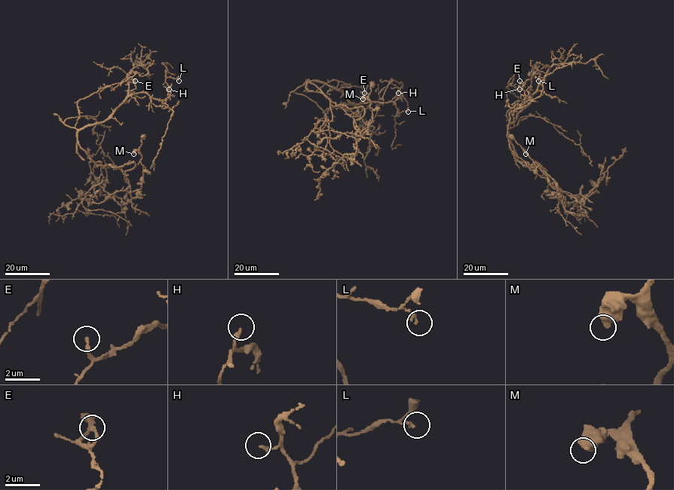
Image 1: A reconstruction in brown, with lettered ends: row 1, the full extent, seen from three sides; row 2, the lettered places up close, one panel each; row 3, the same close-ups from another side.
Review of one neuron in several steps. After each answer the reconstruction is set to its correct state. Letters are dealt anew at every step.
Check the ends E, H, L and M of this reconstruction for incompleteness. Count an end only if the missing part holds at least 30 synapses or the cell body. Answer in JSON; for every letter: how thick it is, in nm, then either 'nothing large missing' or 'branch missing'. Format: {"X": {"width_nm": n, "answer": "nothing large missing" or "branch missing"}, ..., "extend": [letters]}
{"E": {"width_nm": 190, "answer": "nothing large missing"}, "H": {"width_nm": 180, "answer": "nothing large missing"}, "L": {"width_nm": 170, "answer": "nothing large missing"}, "M": {"width_nm": 500, "answer": "nothing large missing"}, "extend": []}

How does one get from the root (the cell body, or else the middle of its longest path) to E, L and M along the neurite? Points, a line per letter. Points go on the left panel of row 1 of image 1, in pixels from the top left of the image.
E: (78, 131), (104, 120), (121, 104), (129, 89), (127, 75), (131, 71), (127, 77), (135, 81)
L: (78, 131), (104, 120), (133, 93), (146, 93), (153, 98), (165, 100), (170, 93), (165, 78), (179, 81)
M: (78, 131), (77, 142), (96, 165), (124, 173), (127, 191), (139, 189), (143, 176), (142, 155), (133, 154)

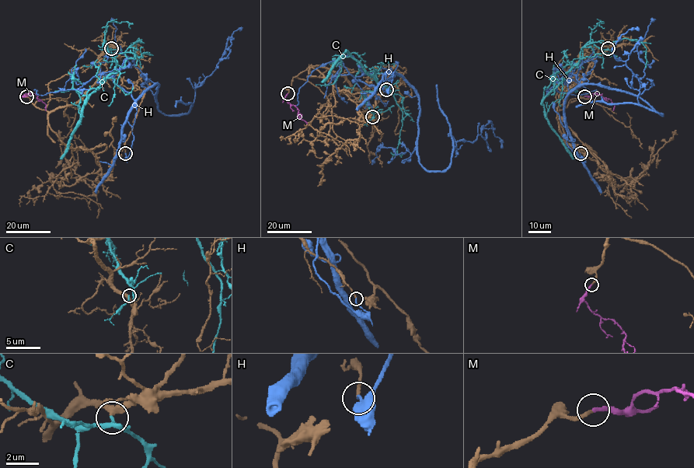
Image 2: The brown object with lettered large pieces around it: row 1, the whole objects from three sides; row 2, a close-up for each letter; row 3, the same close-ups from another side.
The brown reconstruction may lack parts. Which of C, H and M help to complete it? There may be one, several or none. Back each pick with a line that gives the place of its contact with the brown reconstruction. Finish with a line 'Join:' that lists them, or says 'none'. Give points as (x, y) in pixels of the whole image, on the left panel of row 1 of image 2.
M: contact (26, 96)
Join: M

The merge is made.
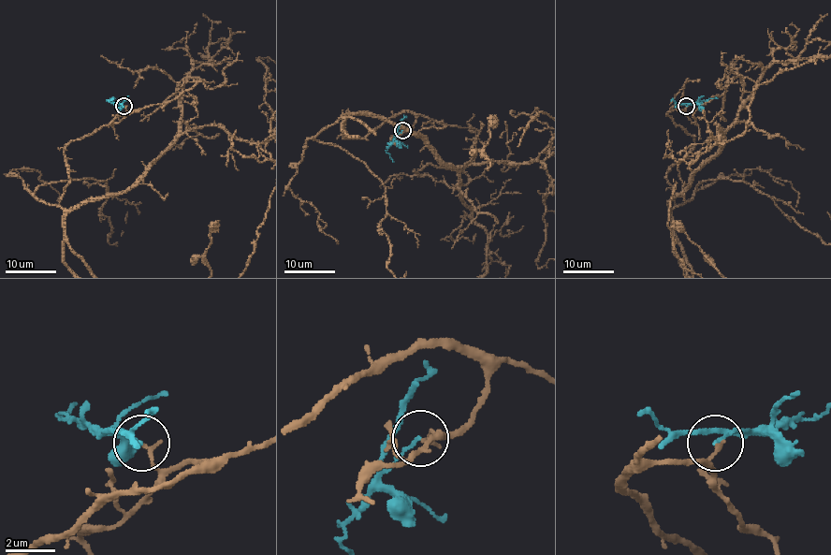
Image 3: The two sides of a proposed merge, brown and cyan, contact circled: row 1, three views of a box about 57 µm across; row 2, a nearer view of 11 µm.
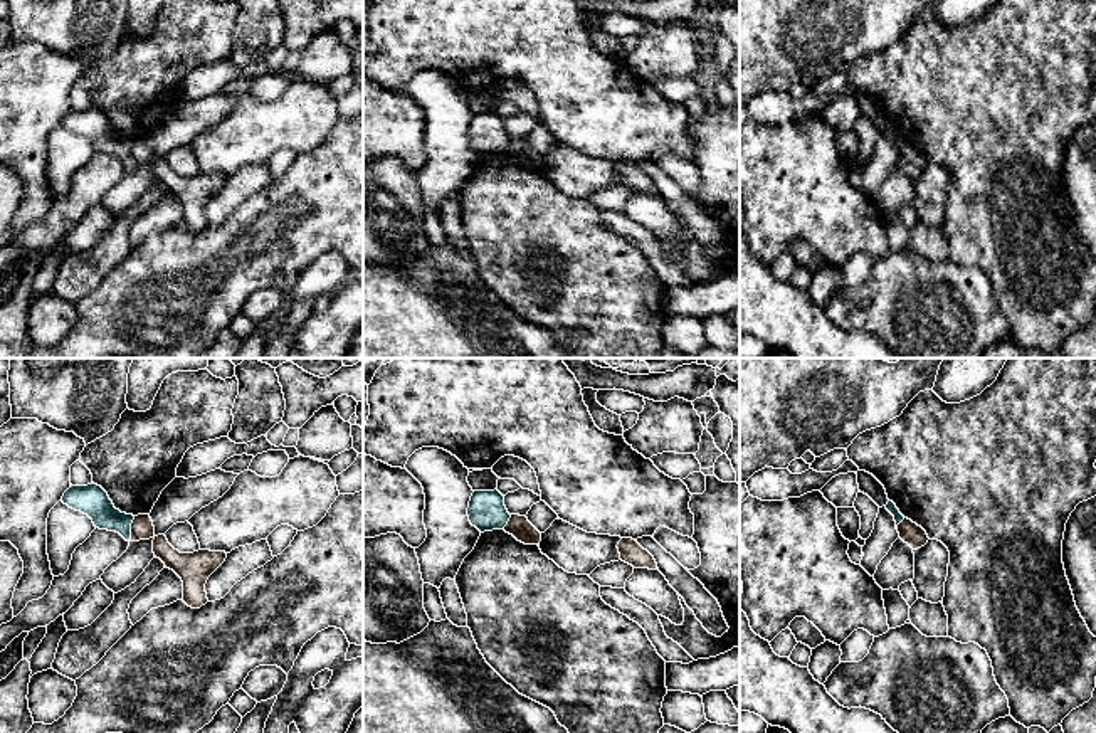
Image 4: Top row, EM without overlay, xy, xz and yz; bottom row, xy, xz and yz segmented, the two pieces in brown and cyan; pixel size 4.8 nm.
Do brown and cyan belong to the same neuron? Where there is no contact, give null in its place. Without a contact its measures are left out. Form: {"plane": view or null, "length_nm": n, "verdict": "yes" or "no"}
{"plane": "xy", "length_nm": 120, "verdict": "no"}

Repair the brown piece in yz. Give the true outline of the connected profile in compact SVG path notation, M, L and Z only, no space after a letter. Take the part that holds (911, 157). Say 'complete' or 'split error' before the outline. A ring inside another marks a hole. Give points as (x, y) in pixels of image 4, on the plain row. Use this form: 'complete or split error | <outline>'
complete | M904 141L899 148L898 148L898 156L899 161L908 166L913 173L918 173L921 170L925 170L928 166L928 158L926 155L918 150L916 146L913 146L911 143Z

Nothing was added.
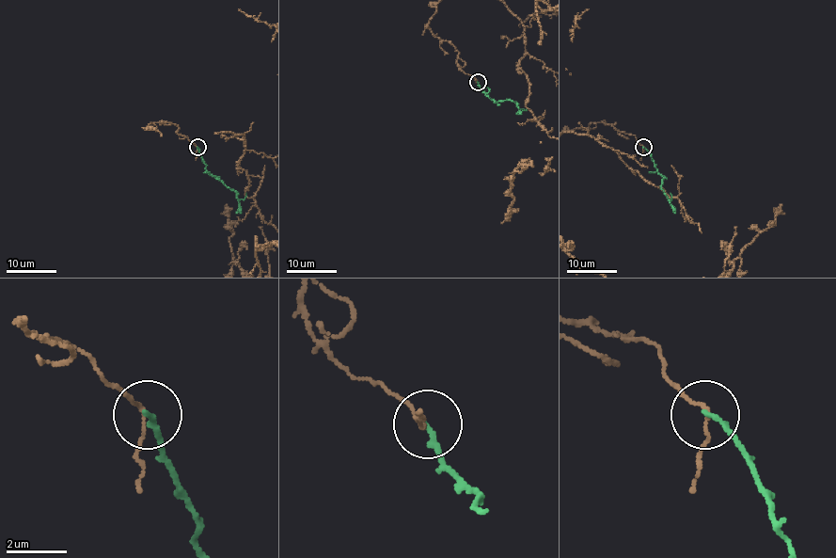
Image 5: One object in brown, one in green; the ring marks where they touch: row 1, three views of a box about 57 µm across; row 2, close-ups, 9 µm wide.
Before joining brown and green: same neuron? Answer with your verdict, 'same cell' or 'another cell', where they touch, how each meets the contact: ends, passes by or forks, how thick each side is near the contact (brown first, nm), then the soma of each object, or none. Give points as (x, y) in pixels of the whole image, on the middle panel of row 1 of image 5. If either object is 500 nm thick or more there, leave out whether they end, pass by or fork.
another cell; place (478, 82); brown passes by; green ends; calibres 90 and 180 nm; soma brown none; soma green none

